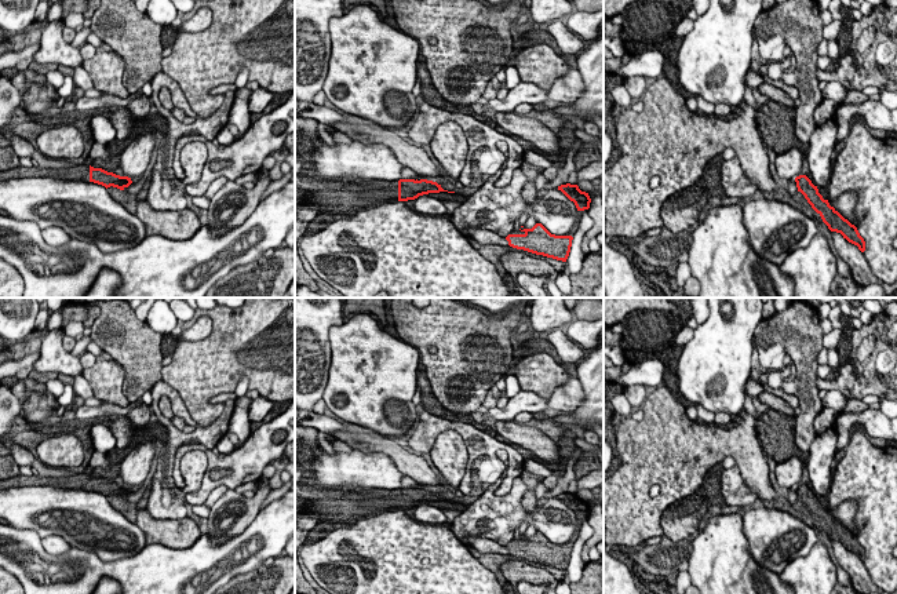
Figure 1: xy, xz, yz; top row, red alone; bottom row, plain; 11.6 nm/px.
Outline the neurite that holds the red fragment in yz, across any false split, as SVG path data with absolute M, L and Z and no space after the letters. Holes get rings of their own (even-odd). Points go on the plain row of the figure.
M806 484L795 487L798 500L801 500L812 517L821 525L823 531L831 540L841 542L843 547L858 555L861 561L865 560L865 550L860 544L857 536L845 528L834 515L829 514L828 509L824 509L818 502L817 495Z

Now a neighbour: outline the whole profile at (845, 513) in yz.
M845 500L832 510L832 515L835 517L835 520L838 520L852 533L856 532L856 521L854 521L856 513L857 513L856 500Z

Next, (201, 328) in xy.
M200 317L190 328L182 331L178 343L181 340L185 342L203 340L211 334L211 331L212 331L212 320L209 317Z

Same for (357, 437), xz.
M354 423L344 424L342 430L335 431L331 436L333 440L343 441L349 447L364 453L384 453L404 475L411 477L416 482L423 484L441 495L446 491L423 456L408 452L389 437L383 437Z

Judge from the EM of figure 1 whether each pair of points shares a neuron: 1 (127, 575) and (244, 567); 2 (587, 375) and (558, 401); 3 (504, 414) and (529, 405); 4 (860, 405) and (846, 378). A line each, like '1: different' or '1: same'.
1: same
2: different
3: same
4: different

